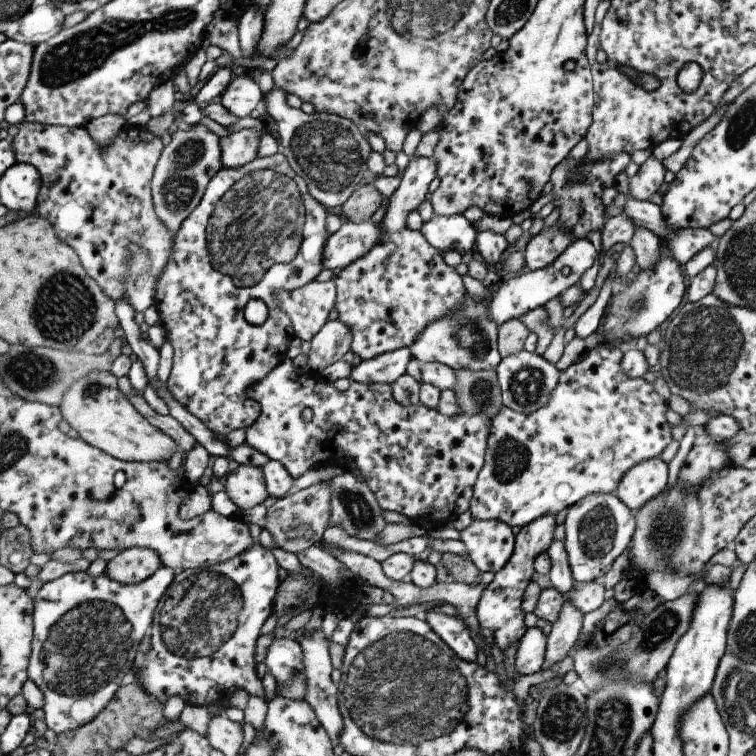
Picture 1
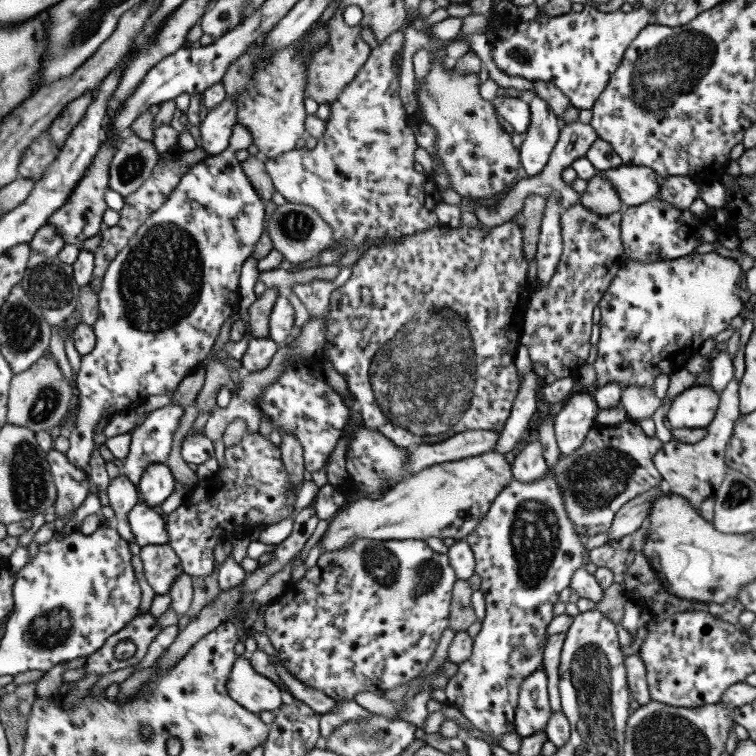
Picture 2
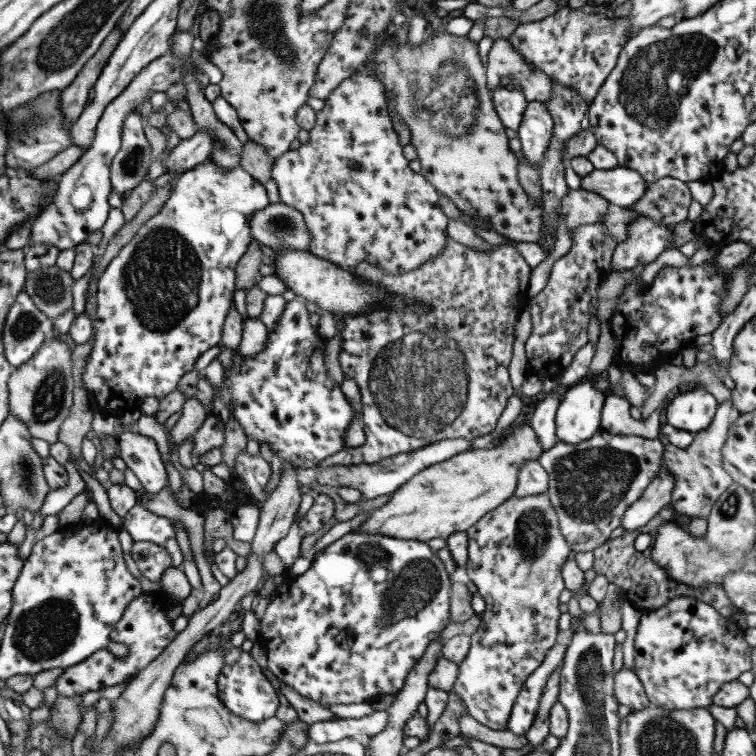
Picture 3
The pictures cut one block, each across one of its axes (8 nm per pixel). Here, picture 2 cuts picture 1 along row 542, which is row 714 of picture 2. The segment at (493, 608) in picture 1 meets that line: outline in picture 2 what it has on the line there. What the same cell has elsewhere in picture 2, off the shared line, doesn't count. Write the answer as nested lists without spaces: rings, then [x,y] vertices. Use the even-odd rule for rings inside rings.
[[[544,666],[527,676],[520,685],[518,706],[515,711],[515,730],[522,738],[545,732],[552,716],[546,689]]]

